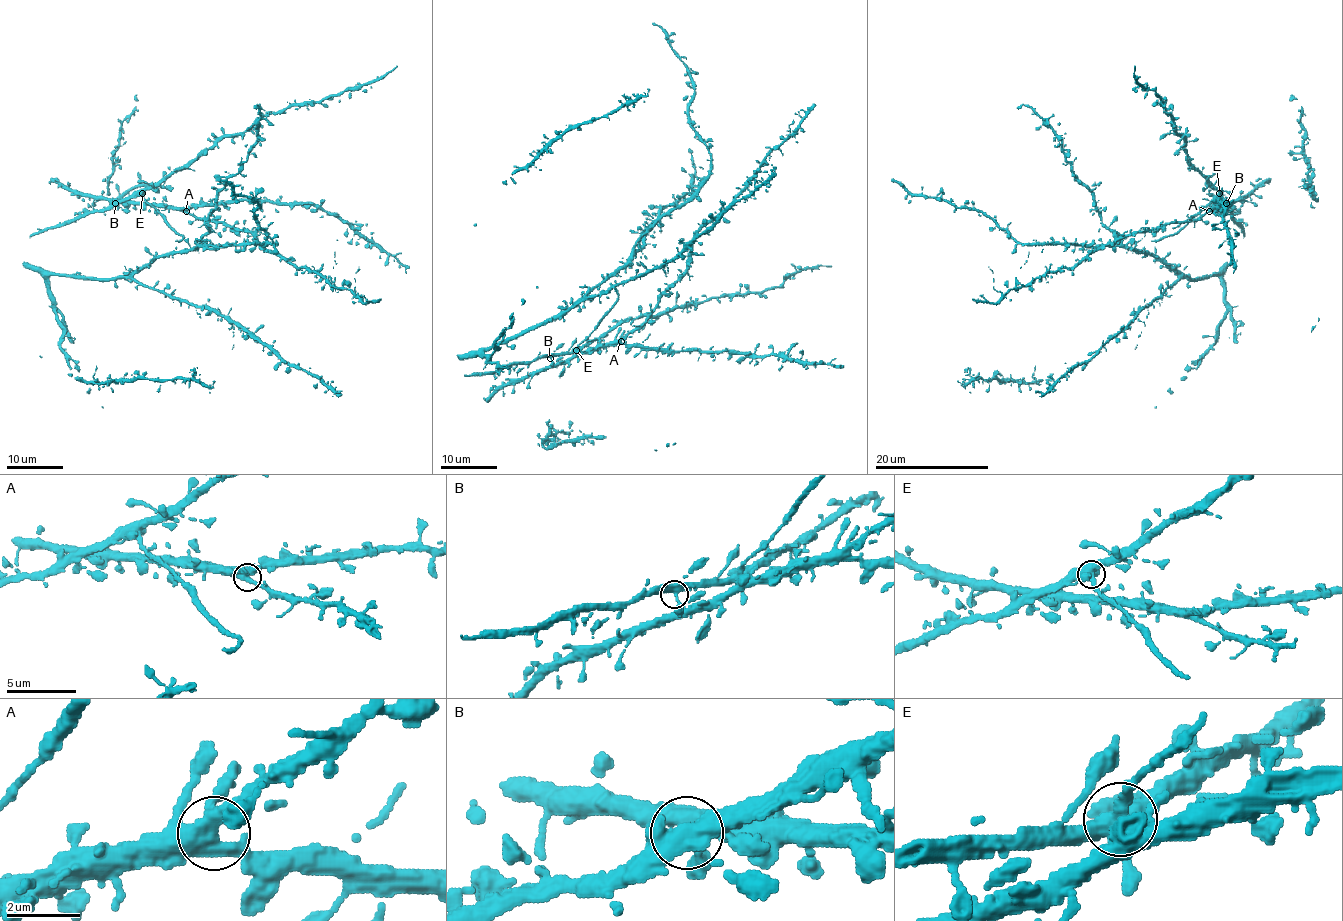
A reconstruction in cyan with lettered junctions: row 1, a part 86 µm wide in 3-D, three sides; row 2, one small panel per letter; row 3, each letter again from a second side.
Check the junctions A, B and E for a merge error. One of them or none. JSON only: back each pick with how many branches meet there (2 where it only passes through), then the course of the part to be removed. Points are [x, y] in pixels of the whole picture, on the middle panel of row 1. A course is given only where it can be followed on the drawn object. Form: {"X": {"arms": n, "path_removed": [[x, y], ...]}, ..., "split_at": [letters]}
{"E": {"arms": 4, "path_removed": [[577, 351], [577, 347], [616, 300], [618, 294], [609, 283]]}, "split_at": ["E"]}

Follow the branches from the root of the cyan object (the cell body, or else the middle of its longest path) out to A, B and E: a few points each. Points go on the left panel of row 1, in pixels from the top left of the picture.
A: (155, 261), (171, 255), (183, 237), (139, 194), (117, 203), (186, 211)
B: (155, 261), (159, 256), (171, 255), (176, 249), (176, 241), (183, 237), (139, 194), (115, 203)
E: (155, 261), (159, 256), (171, 255), (176, 249), (176, 241), (183, 237), (144, 198), (142, 193)

